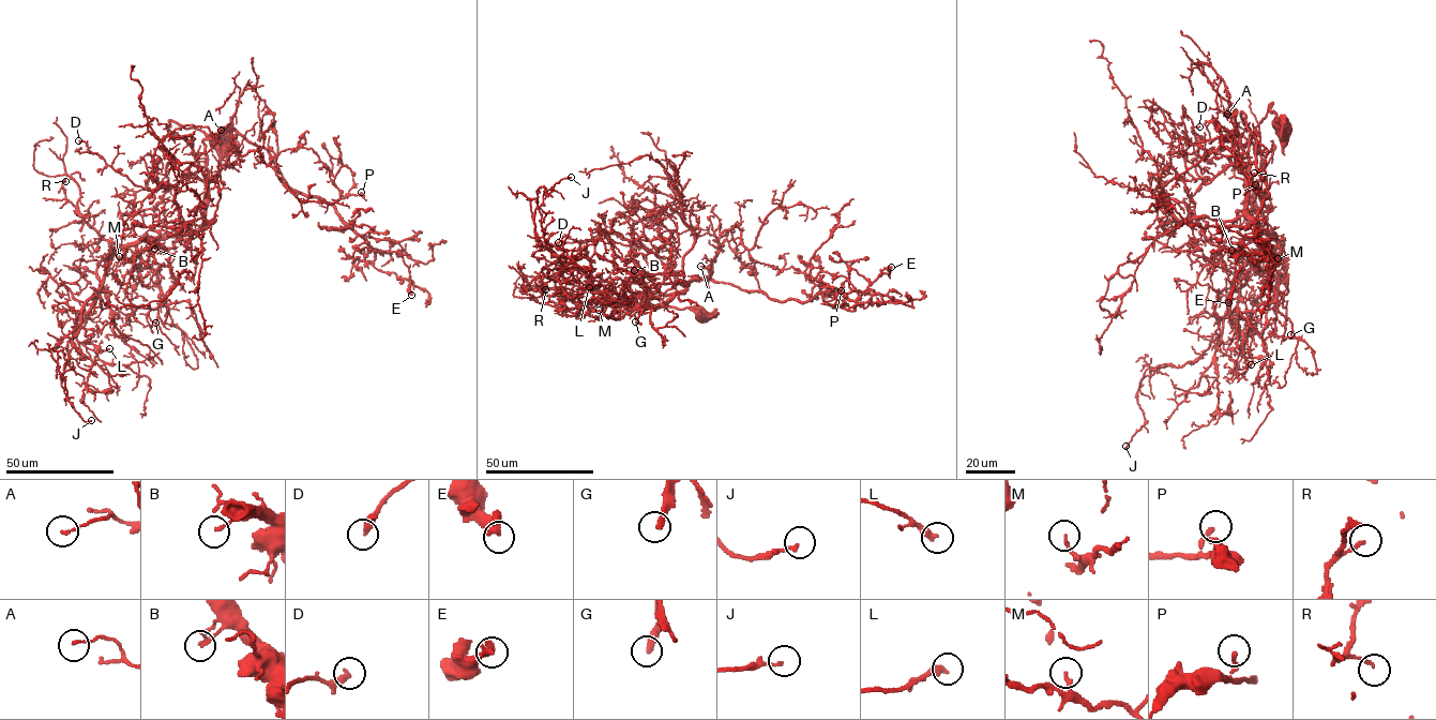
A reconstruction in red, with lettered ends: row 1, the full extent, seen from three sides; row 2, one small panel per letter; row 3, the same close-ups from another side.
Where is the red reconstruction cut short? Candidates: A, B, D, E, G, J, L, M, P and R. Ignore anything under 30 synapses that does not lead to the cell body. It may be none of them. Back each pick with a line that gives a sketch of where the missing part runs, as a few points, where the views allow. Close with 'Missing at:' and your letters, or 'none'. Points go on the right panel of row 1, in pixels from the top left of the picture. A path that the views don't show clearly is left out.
G: course (1290, 334), (1293, 357), (1287, 385), (1300, 399), (1311, 426)
Missing at: G

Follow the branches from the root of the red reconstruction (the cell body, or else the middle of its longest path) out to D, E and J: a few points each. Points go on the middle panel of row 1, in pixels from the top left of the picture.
D: (699, 315), (692, 308), (649, 304), (683, 284), (651, 252), (606, 238), (558, 242)
E: (699, 315), (648, 300), (703, 279), (781, 301), (834, 289), (856, 300), (891, 267)
J: (699, 315), (649, 304), (686, 283), (654, 306), (607, 300), (538, 240), (538, 189), (547, 194), (571, 177)

